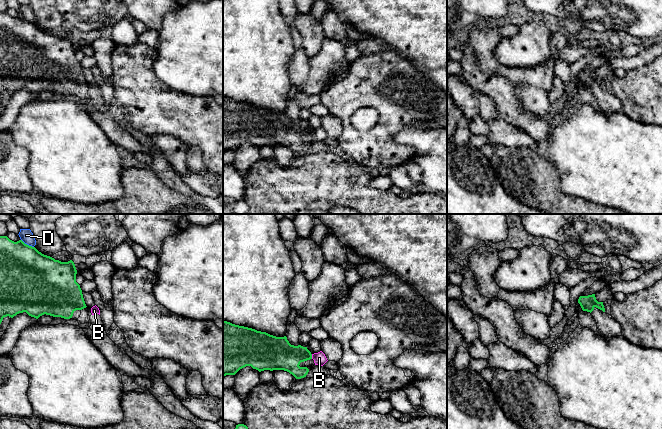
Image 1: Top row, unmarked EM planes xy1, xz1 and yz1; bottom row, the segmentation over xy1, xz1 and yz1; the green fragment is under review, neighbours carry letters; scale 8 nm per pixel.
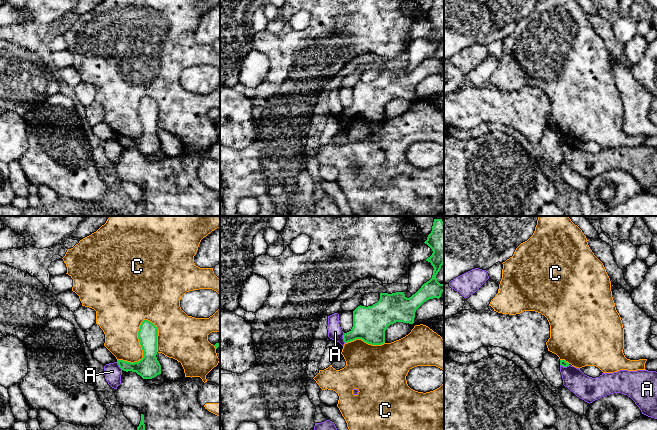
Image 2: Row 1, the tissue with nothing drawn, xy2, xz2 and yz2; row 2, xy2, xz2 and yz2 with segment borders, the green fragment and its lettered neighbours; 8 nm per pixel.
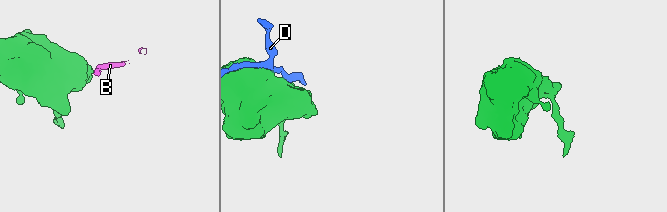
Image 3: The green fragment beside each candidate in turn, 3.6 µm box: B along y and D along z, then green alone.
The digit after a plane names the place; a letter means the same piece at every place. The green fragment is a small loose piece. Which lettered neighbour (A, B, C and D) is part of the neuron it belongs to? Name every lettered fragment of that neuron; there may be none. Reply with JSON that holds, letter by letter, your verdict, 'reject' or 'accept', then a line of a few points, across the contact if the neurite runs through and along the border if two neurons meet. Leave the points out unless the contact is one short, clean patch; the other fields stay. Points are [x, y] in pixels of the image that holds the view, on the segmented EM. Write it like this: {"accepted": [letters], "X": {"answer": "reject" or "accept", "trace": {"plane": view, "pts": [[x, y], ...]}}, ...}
{"accepted": [], "A": {"answer": "reject"}, "B": {"answer": "reject", "trace": {"plane": "xz1", "pts": [[311, 354], [312, 358]]}}, "C": {"answer": "reject"}, "D": {"answer": "reject"}}

